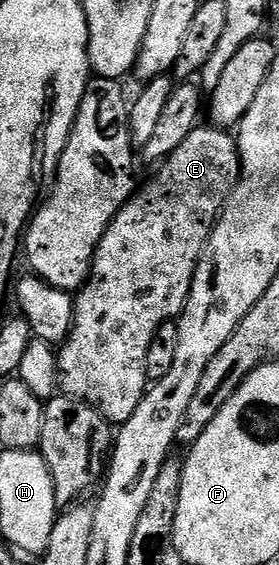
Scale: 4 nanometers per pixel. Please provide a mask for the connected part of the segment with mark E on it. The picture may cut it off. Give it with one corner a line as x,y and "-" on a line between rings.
200,124
172,152
170,157
165,159
157,167
158,175
154,182
146,186
146,191
135,193
134,197
119,210
117,216
110,221
110,226
106,230
106,235
100,240
100,244
94,253
94,263
90,269
90,278
81,290
77,291
74,298
74,324
70,329
70,335
66,341
61,343
58,355
58,381
63,395
71,398
80,398
90,406
95,406
97,410
106,417
107,422
111,424
121,424
136,412
136,404
145,396
148,389
148,379
146,377
146,365
148,364
148,348
152,344
152,336
166,322
177,319
182,311
186,309
186,301
192,288
194,273
198,270
198,264
202,261
206,247
210,245
210,233
218,222
218,216
222,213
225,205
230,200
230,194
234,190
240,177
240,159
238,157
238,139
229,129
219,128
213,124

